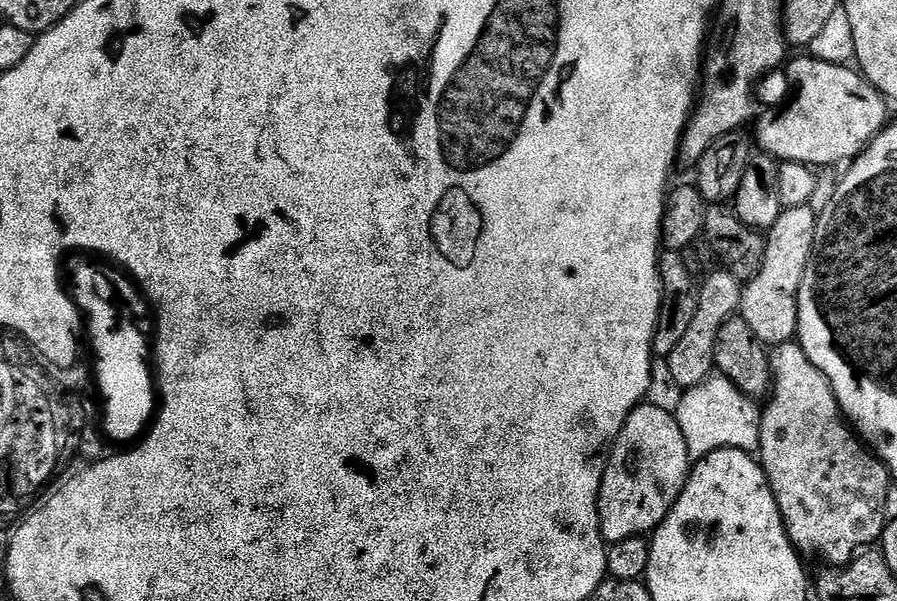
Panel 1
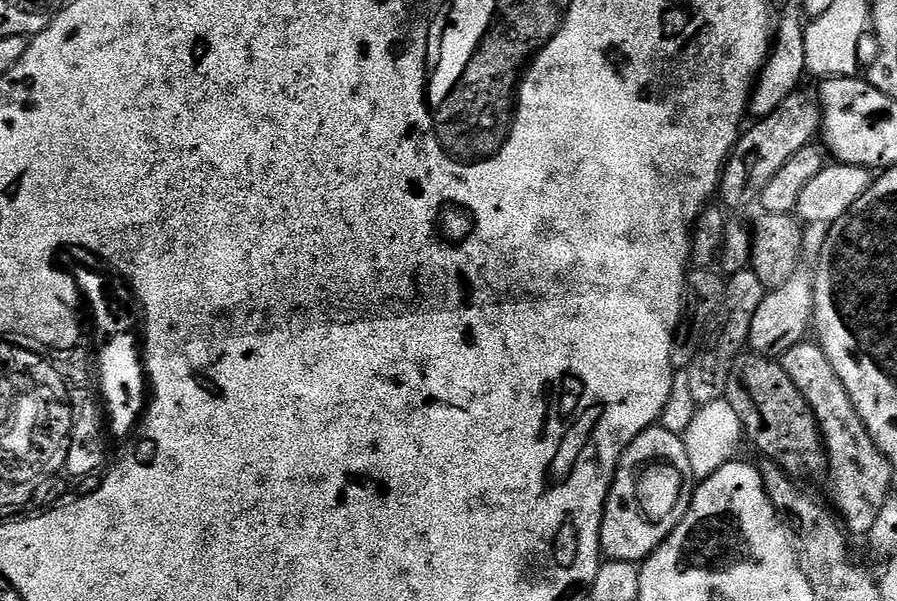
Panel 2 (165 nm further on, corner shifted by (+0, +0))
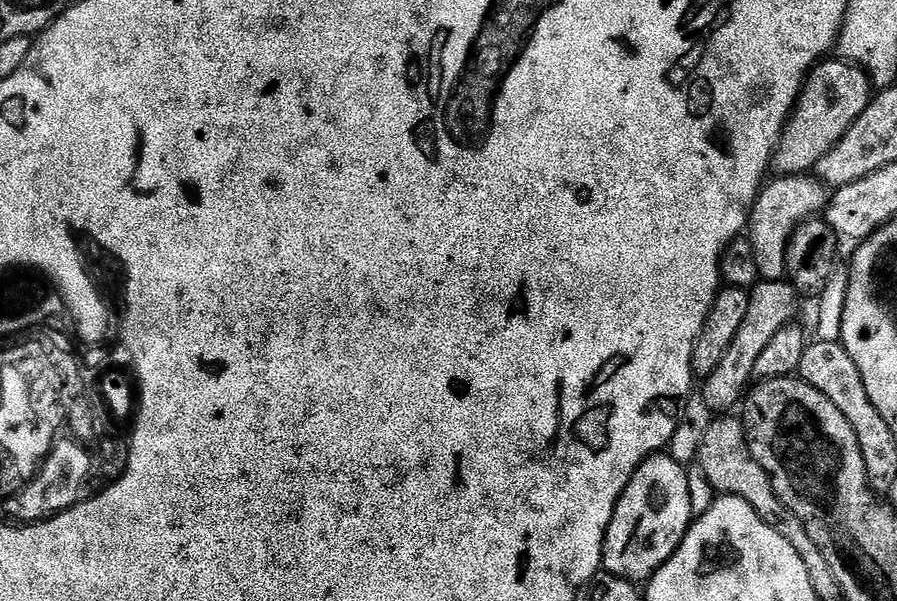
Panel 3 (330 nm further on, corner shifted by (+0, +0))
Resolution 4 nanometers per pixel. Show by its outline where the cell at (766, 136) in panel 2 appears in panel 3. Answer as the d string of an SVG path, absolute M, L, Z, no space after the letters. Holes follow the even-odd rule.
M839 58L821 59L816 67L809 71L804 88L800 91L799 98L796 99L796 108L791 114L788 125L784 127L780 147L776 149L776 155L772 158L771 171L776 176L803 176L811 173L818 166L818 162L822 162L822 158L826 158L826 154L830 154L830 150L838 146L846 130L850 130L850 126L858 122L862 110L866 110L866 106L871 104L873 99L872 80L863 68Z

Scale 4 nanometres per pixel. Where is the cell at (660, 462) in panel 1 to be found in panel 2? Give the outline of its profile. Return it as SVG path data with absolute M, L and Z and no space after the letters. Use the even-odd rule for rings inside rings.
M653 426L638 434L638 438L634 438L634 442L630 442L630 446L622 454L612 488L608 492L600 527L601 553L610 560L647 560L653 550L678 526L678 522L682 522L692 501L693 491L694 477L683 435L671 433L661 426Z

